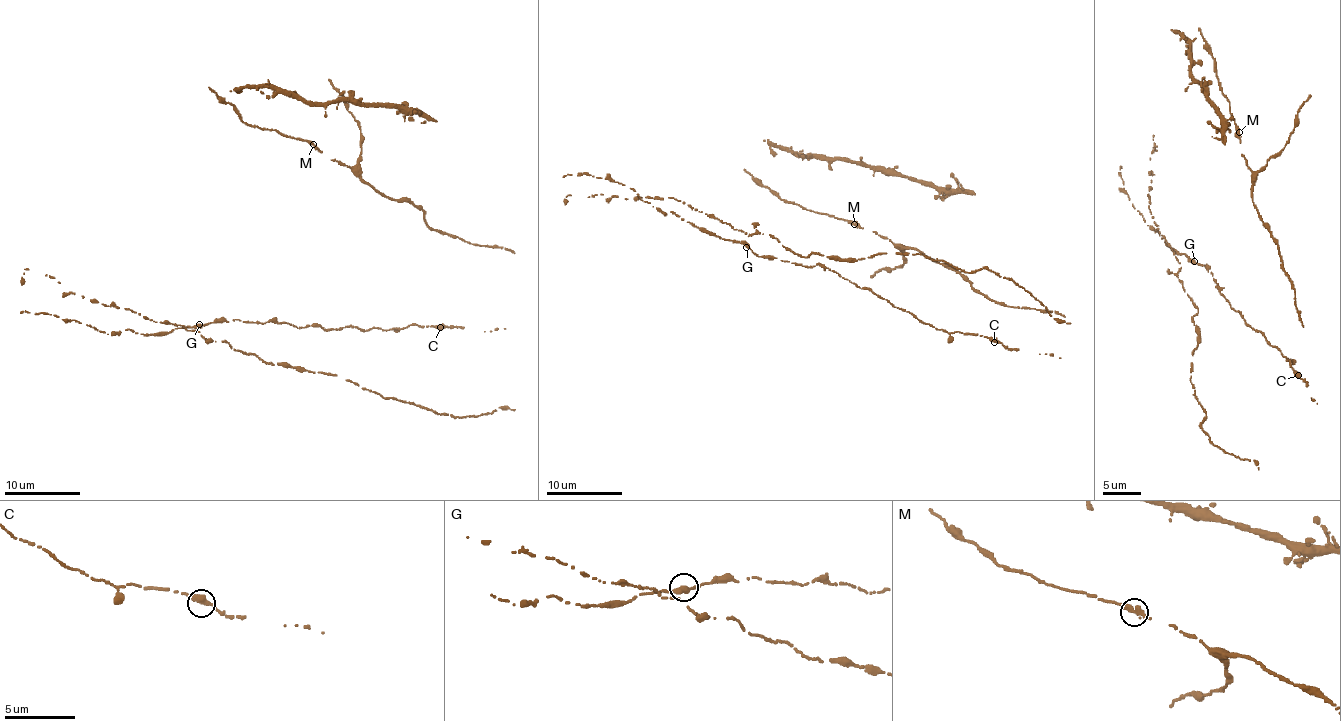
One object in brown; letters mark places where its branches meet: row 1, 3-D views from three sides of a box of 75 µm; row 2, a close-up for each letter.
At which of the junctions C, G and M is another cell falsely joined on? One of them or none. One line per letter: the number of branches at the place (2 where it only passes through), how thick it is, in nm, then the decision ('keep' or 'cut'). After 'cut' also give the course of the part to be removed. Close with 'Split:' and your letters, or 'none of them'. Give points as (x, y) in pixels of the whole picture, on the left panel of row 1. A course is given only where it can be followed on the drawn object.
C: branches 2; calibre 400 nm; keep
G: branches 2; calibre 340 nm; keep
M: branches 2; calibre 360 nm; keep
Split: none of them

